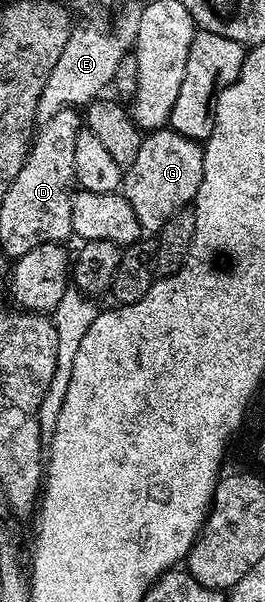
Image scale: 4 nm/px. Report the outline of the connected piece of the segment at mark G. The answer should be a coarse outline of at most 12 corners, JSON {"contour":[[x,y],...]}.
{"contour":[[144,135],[121,195],[155,234],[194,201],[203,144]]}

